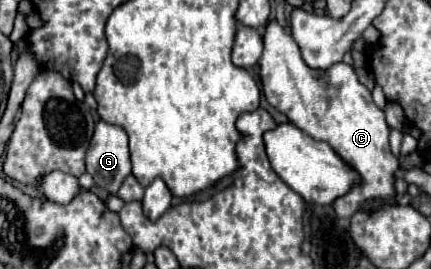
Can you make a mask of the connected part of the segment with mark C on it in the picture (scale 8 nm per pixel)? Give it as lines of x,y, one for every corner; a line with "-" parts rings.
275,20
267,24
263,42
265,50
259,60
259,74
265,100
279,112
283,112
299,130
307,132
315,140
333,146
333,150
363,176
361,186
335,200
333,208
337,216
349,218
369,198
393,198
393,172
399,168
400,163
389,150
389,126
385,122
383,110
375,106
371,92
359,82
353,66
339,62
323,72
307,68
301,58
299,46
291,38
291,34

